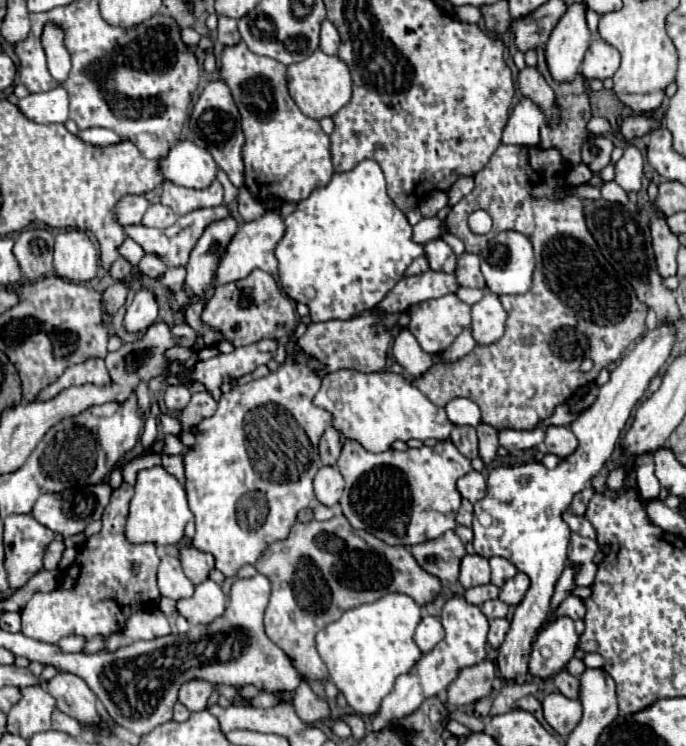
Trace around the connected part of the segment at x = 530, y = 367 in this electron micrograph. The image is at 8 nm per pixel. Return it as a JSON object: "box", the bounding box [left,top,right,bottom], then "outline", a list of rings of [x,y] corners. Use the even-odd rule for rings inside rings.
{"box":[411,144,649,430],"outline":[[[501,144],[501,146],[495,150],[495,154],[491,156],[491,162],[487,162],[487,166],[485,166],[479,174],[475,174],[475,188],[473,188],[473,192],[467,194],[467,196],[463,196],[463,198],[451,208],[451,212],[449,212],[447,218],[445,218],[445,230],[447,230],[449,234],[453,234],[453,236],[457,236],[457,238],[463,240],[465,252],[479,254],[479,252],[483,250],[483,246],[487,246],[487,242],[489,242],[495,234],[499,234],[499,232],[503,232],[503,230],[517,230],[517,232],[525,234],[525,236],[531,240],[533,250],[535,250],[535,260],[537,260],[537,264],[535,264],[535,272],[533,272],[533,286],[531,286],[531,290],[525,292],[525,294],[519,294],[519,296],[501,296],[501,302],[503,302],[503,306],[505,306],[505,310],[507,310],[507,314],[509,314],[509,318],[507,318],[507,328],[505,328],[503,338],[497,340],[497,342],[493,342],[491,346],[479,346],[479,344],[477,344],[467,356],[463,356],[463,358],[457,360],[457,362],[445,362],[445,360],[441,360],[441,352],[439,352],[439,354],[435,354],[439,360],[437,360],[425,374],[421,374],[419,378],[413,378],[413,380],[411,380],[411,384],[417,386],[431,402],[435,402],[435,406],[445,406],[449,400],[459,398],[459,396],[471,398],[471,400],[481,408],[483,422],[489,424],[489,426],[493,426],[493,428],[497,428],[497,430],[503,430],[503,428],[533,430],[541,420],[549,418],[549,416],[555,412],[555,408],[557,408],[559,404],[563,404],[569,396],[573,396],[583,384],[593,382],[593,380],[597,378],[597,374],[601,372],[601,368],[609,366],[611,362],[617,362],[617,360],[621,358],[621,354],[629,348],[629,344],[633,344],[633,342],[635,342],[637,338],[641,338],[643,332],[645,332],[645,316],[647,316],[647,310],[649,310],[649,308],[637,300],[637,294],[633,294],[633,288],[631,288],[623,278],[615,278],[615,276],[617,276],[617,270],[605,260],[605,256],[601,254],[601,250],[599,250],[595,238],[593,238],[591,232],[587,230],[587,222],[585,222],[585,214],[583,214],[583,210],[585,210],[583,198],[579,198],[579,196],[573,194],[573,192],[575,192],[575,186],[565,184],[565,178],[563,178],[563,176],[565,176],[565,172],[567,172],[567,168],[565,168],[565,164],[559,166],[555,160],[563,160],[563,156],[559,154],[559,150],[555,150],[555,148],[543,150],[541,146],[507,146],[507,144]],[[475,210],[485,210],[485,212],[489,212],[489,216],[493,218],[493,228],[491,228],[491,232],[485,234],[485,236],[473,234],[469,226],[467,226],[467,218],[469,218],[469,214],[475,212]],[[583,356],[591,358],[593,364],[595,364],[593,370],[591,370],[591,374],[585,374],[585,372],[579,370],[579,362],[583,360]]]}

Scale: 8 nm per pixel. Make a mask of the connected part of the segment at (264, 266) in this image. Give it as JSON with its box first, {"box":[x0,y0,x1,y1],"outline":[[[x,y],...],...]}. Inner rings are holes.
{"box":[215,210,285,286],"outline":[[[277,210],[267,212],[259,220],[245,222],[243,228],[235,234],[235,238],[231,238],[223,258],[219,260],[219,270],[215,272],[215,286],[245,278],[253,268],[261,268],[261,270],[275,276],[277,274],[277,260],[273,256],[273,250],[275,250],[275,246],[283,234],[285,234],[285,224],[283,224],[283,218],[279,216]]]}

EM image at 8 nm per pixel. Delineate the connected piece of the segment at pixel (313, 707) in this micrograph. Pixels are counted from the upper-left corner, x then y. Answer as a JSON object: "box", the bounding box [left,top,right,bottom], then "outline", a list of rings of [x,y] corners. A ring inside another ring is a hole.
{"box":[293,682,331,724],"outline":[[[301,682],[301,686],[297,688],[295,698],[293,698],[293,706],[295,706],[297,716],[299,716],[303,722],[307,722],[307,724],[331,716],[331,710],[329,710],[327,700],[325,700],[325,698],[319,698],[319,696],[309,688],[307,682]]]}

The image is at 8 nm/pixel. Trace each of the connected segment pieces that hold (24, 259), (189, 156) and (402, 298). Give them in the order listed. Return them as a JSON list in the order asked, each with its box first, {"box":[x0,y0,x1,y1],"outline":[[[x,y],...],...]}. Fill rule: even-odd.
[{"box":[13,230,53,280],"outline":[[[23,230],[15,240],[13,254],[27,280],[53,274],[53,234],[49,230]]]},{"box":[161,140,215,188],"outline":[[[183,140],[161,158],[161,172],[165,180],[171,180],[185,188],[205,188],[215,180],[215,160],[205,148]]]},{"box":[373,270,459,314],"outline":[[[427,270],[419,276],[403,278],[395,286],[395,290],[391,290],[391,294],[387,294],[387,298],[383,298],[383,302],[379,302],[379,306],[375,306],[373,310],[399,314],[399,312],[405,312],[411,304],[419,304],[423,300],[453,294],[457,290],[459,290],[459,284],[457,284],[455,272],[447,274],[447,272]]]}]

